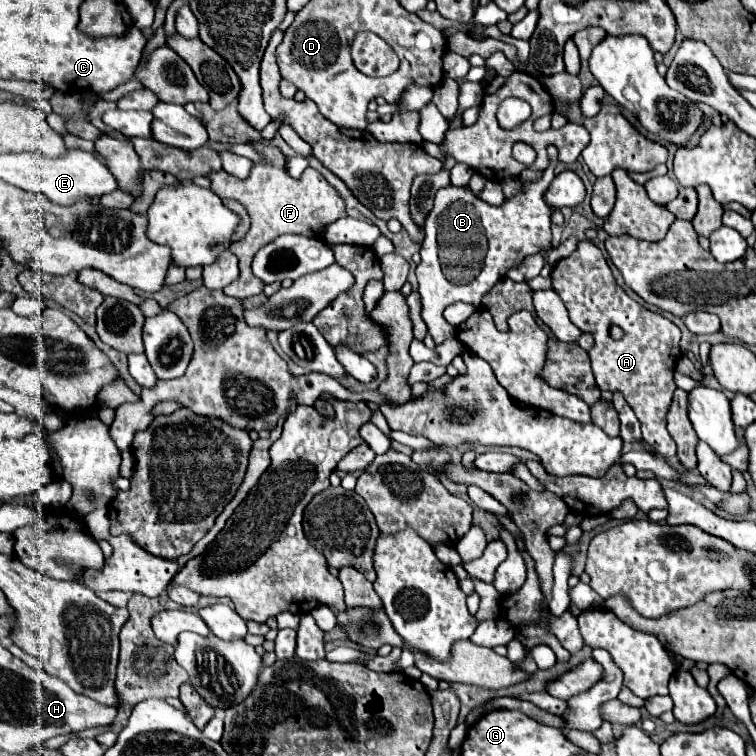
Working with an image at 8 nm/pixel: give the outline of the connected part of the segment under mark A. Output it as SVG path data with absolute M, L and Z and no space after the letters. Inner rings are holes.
M590 240L578 242L576 250L568 258L556 262L552 272L552 288L564 300L570 320L582 332L594 334L596 344L588 354L600 390L620 390L642 424L644 442L666 458L674 456L676 444L666 430L664 414L668 414L668 406L676 390L672 374L680 356L680 328L662 314L652 312L632 300L616 284L602 250ZM612 324L624 330L620 340L610 336Z

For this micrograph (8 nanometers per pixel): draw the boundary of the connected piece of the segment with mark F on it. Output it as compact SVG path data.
M250 142L250 144L262 156L262 160L252 162L252 170L248 178L240 180L224 170L210 174L212 180L210 188L224 200L240 202L250 216L250 230L240 242L234 242L230 246L232 254L236 254L240 260L240 276L238 280L234 280L224 288L224 294L236 298L250 298L264 290L260 278L252 274L252 258L256 256L256 250L260 250L260 246L266 246L266 242L274 242L282 234L318 238L324 234L328 224L346 216L344 198L328 184L328 180L318 170L306 168L300 178L292 178L286 168L288 158L282 154L280 148L274 148L272 144L264 144L264 142Z

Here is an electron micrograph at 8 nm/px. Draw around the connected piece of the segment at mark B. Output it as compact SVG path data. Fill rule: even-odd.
M548 145L547 152L550 158L550 164L544 172L544 176L540 178L540 182L536 184L524 184L524 190L506 200L502 206L490 206L486 204L480 196L476 196L468 186L456 188L456 186L446 186L444 190L436 192L434 198L434 208L432 214L428 214L426 222L424 222L424 242L422 242L422 250L420 250L420 264L416 266L416 276L418 276L418 292L422 296L422 318L428 326L430 336L434 338L436 344L442 344L446 338L452 338L452 330L454 326L450 326L444 318L444 310L446 306L454 304L454 302L468 302L468 304L478 304L482 306L482 298L502 280L502 276L506 276L506 272L510 268L520 266L520 262L530 256L536 254L542 248L550 248L550 208L544 202L544 190L550 186L552 178L555 177L554 170L558 163L558 150L553 145Z

